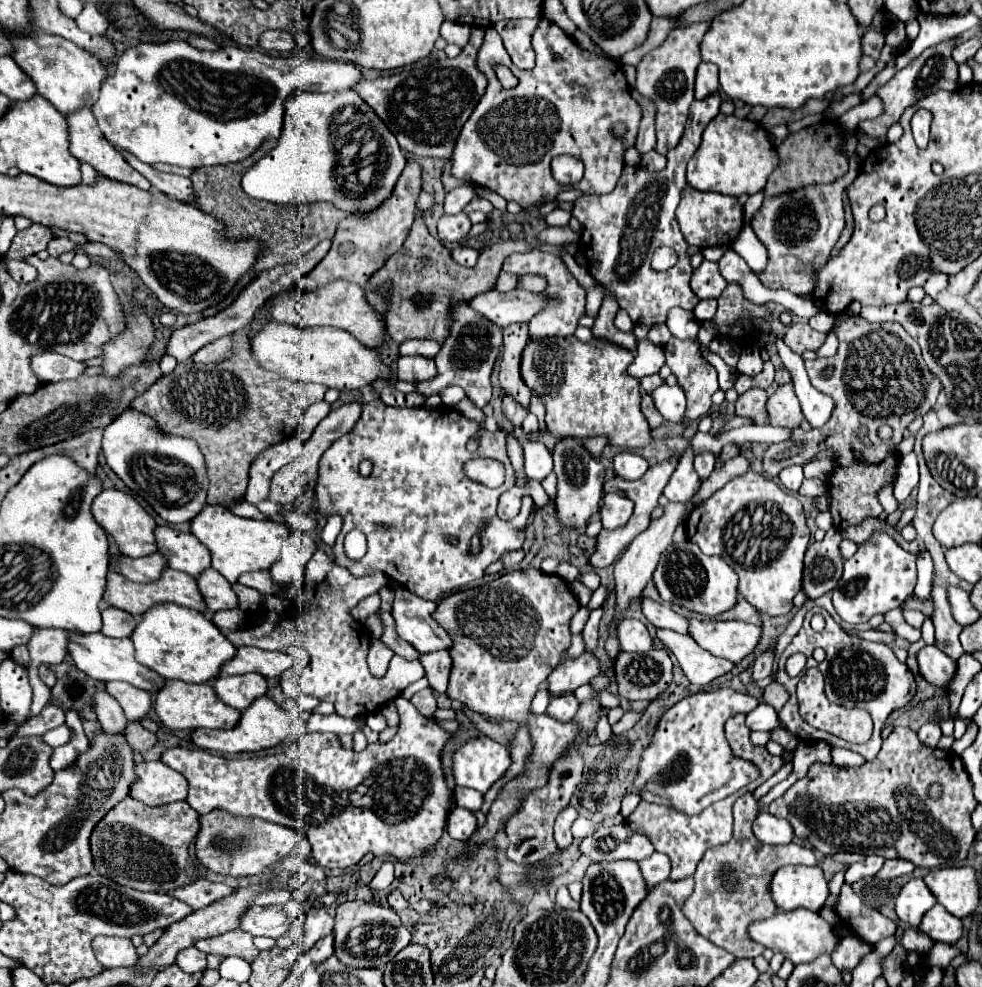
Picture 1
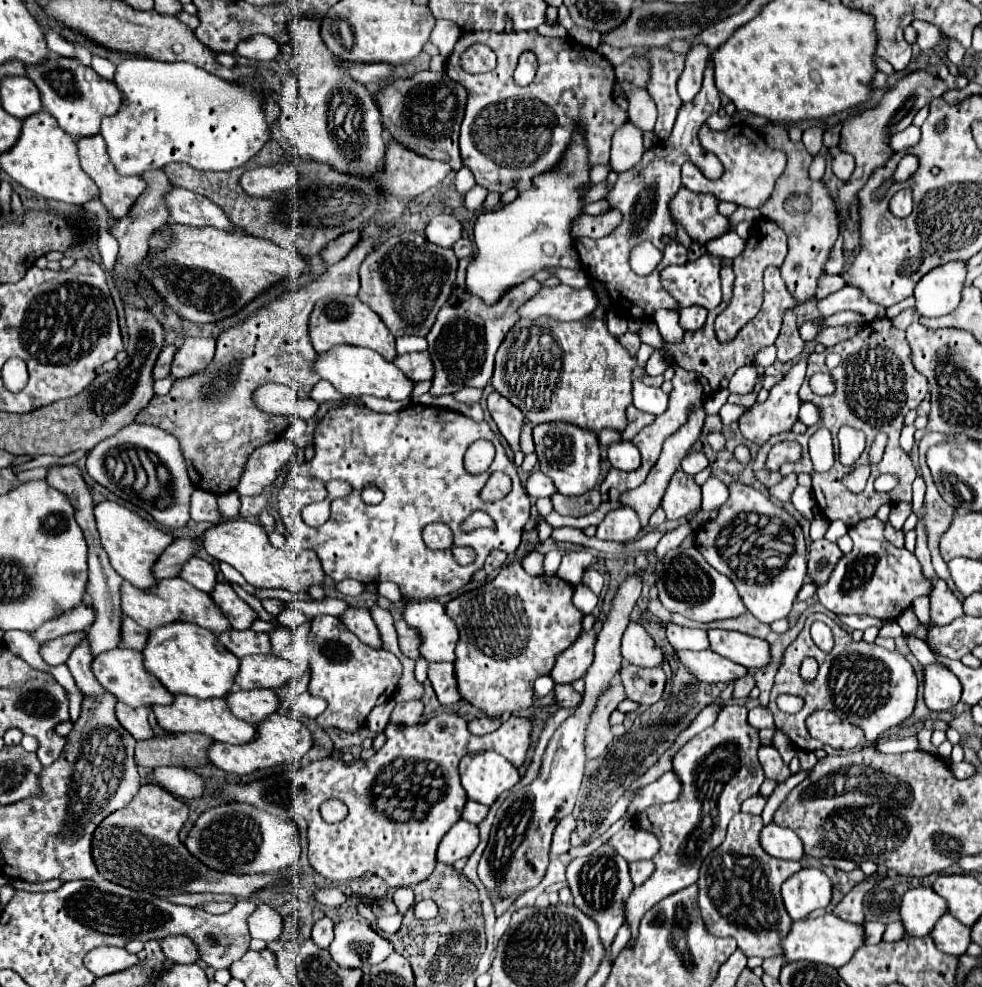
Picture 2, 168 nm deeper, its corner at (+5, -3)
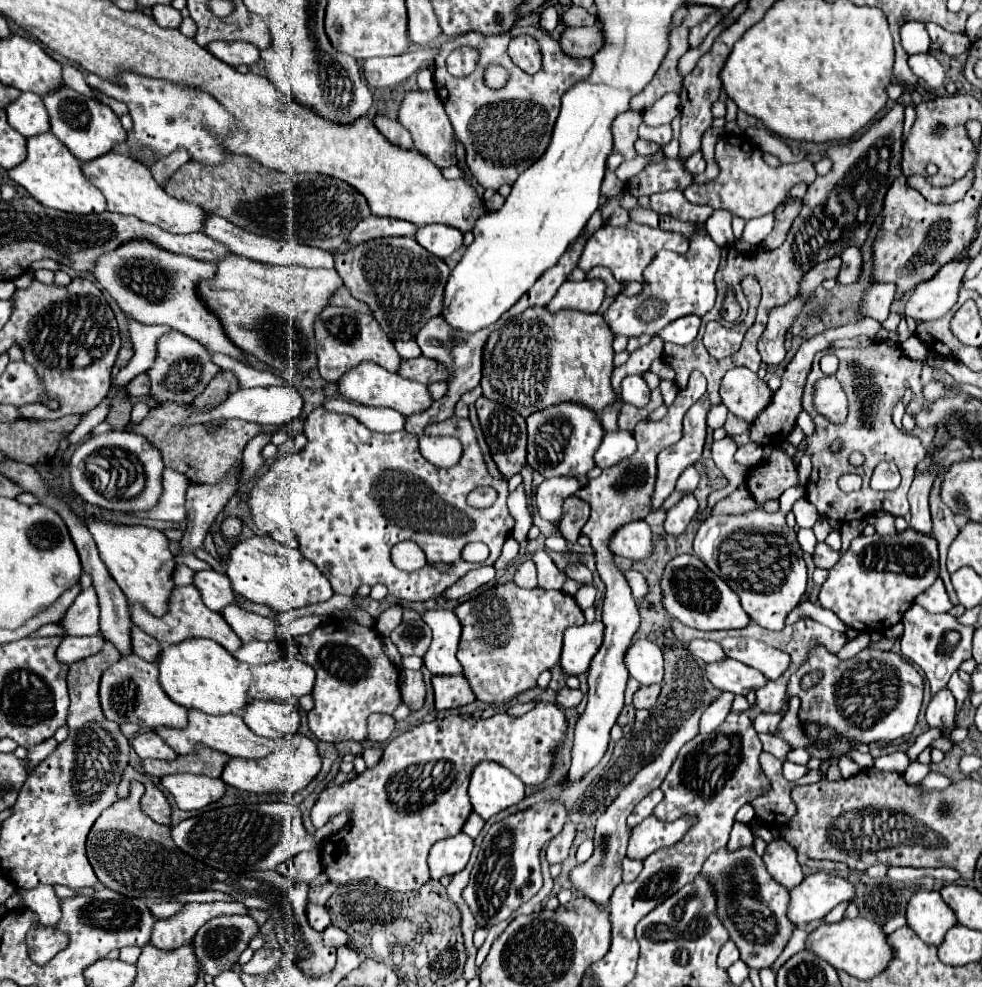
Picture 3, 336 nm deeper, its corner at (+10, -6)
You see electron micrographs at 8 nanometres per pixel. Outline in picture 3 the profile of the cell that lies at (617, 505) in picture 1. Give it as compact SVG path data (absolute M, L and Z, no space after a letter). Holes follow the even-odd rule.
M634 521L630 525L624 525L616 535L614 541L610 541L610 549L626 559L642 561L654 553L654 541L652 541L652 529L646 521Z

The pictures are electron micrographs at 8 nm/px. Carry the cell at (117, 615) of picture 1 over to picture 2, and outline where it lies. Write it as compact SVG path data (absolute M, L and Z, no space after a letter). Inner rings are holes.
M123 616L121 618L121 648L135 648L135 650L143 650L143 642L147 640L147 630L143 626L139 626L137 622L133 622L131 618Z

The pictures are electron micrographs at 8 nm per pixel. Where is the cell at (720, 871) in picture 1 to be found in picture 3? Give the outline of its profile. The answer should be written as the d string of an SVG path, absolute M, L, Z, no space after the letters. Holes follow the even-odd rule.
M722 847L718 853L714 853L714 855L710 855L706 859L706 865L702 867L702 873L710 879L710 883L716 889L716 895L718 895L718 917L726 925L726 929L730 933L730 939L738 945L740 959L750 969L770 967L778 959L778 955L782 953L782 949L786 947L792 931L796 929L796 925L786 915L788 901L790 901L786 889L782 889L770 877L770 873L764 867L764 861L756 855L754 849L740 849L738 853L730 853L726 847Z

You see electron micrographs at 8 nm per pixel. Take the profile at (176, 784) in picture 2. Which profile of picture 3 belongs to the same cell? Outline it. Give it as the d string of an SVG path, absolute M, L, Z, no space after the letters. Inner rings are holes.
M168 775L162 779L162 785L174 795L182 811L202 809L226 793L222 779L210 779L206 775Z

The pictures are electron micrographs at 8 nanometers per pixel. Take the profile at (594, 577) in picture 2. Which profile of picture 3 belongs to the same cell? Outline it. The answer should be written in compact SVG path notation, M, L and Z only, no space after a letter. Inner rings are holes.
M586 585L586 587L582 587L578 593L576 593L576 603L582 607L582 609L588 609L588 607L592 607L594 605L594 597L596 597L596 589L594 589L594 585Z

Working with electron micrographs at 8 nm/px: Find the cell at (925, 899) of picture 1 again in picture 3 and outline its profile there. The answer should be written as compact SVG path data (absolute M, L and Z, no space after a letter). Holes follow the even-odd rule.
M918 891L912 895L906 909L908 925L930 945L942 945L946 933L958 925L954 911L936 891Z

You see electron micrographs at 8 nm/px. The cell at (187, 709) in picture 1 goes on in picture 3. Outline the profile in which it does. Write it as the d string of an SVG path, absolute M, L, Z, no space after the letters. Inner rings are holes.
M196 709L188 711L188 727L186 729L158 729L158 735L170 745L174 747L174 751L178 755L188 755L188 753L196 753L198 745L204 745L208 749L214 751L222 751L230 757L242 757L242 759L260 759L270 755L272 751L278 749L278 743L266 737L260 737L256 733L252 733L248 729L248 725L242 721L240 715L230 713L230 715L222 715L222 717L206 717L206 713L198 713Z

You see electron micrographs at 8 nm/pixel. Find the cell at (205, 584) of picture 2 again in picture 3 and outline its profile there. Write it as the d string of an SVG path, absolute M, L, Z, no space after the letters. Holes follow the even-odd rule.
M214 569L198 571L194 577L194 587L202 593L206 607L210 607L212 611L222 611L224 607L236 603L236 593L230 585L228 575Z

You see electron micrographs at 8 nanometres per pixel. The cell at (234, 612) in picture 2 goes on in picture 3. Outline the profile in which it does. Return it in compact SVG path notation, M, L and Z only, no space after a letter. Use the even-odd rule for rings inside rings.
M228 605L222 611L224 619L232 625L234 633L244 641L278 641L278 623L272 617L262 617L240 609L238 605Z

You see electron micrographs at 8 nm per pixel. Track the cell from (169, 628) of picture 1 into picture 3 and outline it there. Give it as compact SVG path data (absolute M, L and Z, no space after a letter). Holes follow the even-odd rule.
M186 639L178 645L164 645L158 659L158 669L160 685L166 695L186 709L200 709L208 715L226 715L242 713L248 705L248 687L252 681L250 667L234 659L212 639Z

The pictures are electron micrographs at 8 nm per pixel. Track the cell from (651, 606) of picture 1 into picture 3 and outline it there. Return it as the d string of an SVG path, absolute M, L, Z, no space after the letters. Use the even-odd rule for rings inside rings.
M696 639L692 643L688 643L688 649L694 657L706 661L706 663L718 663L718 661L724 661L728 659L722 645L720 643L714 643L714 641L704 641L704 639Z

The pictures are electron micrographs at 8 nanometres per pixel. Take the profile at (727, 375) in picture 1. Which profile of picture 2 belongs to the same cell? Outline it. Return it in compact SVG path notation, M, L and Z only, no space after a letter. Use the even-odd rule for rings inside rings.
M657 310L655 312L655 322L659 326L661 336L673 344L679 344L685 336L685 330L681 330L681 326L679 326L677 314L679 314L677 310Z

